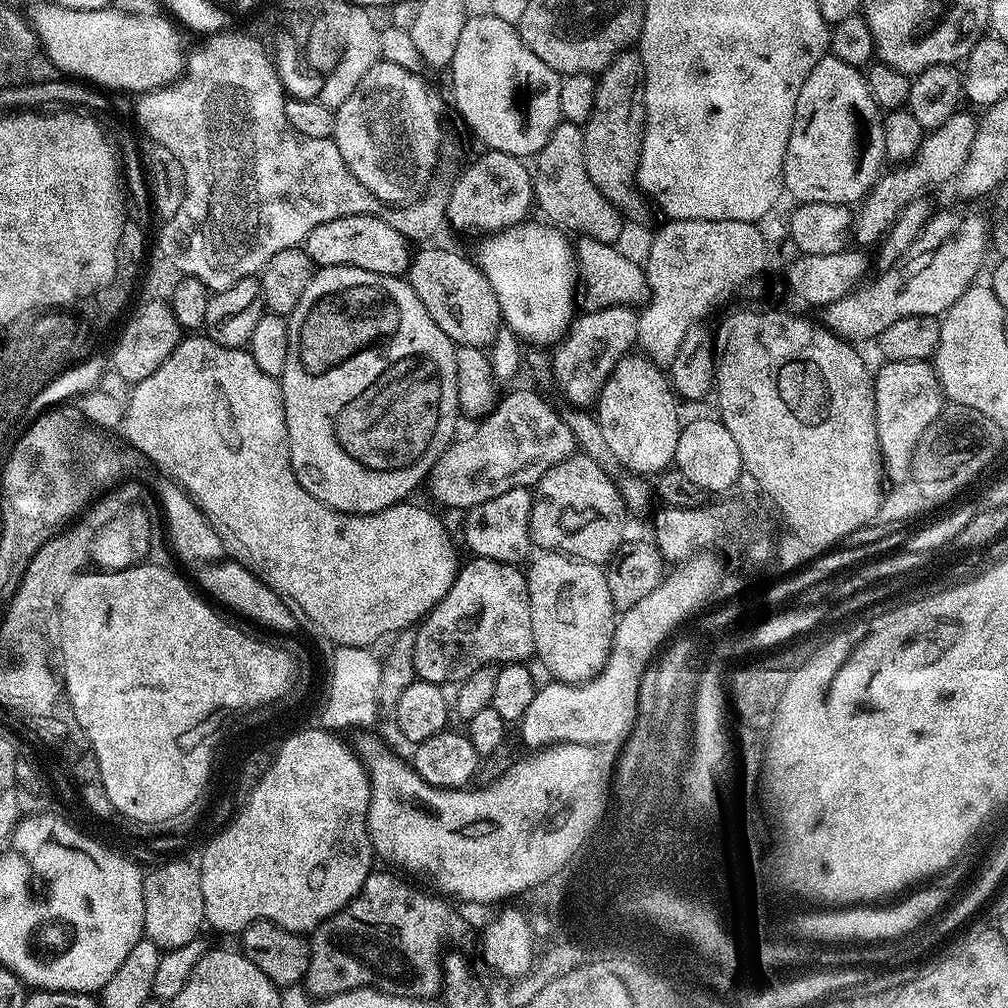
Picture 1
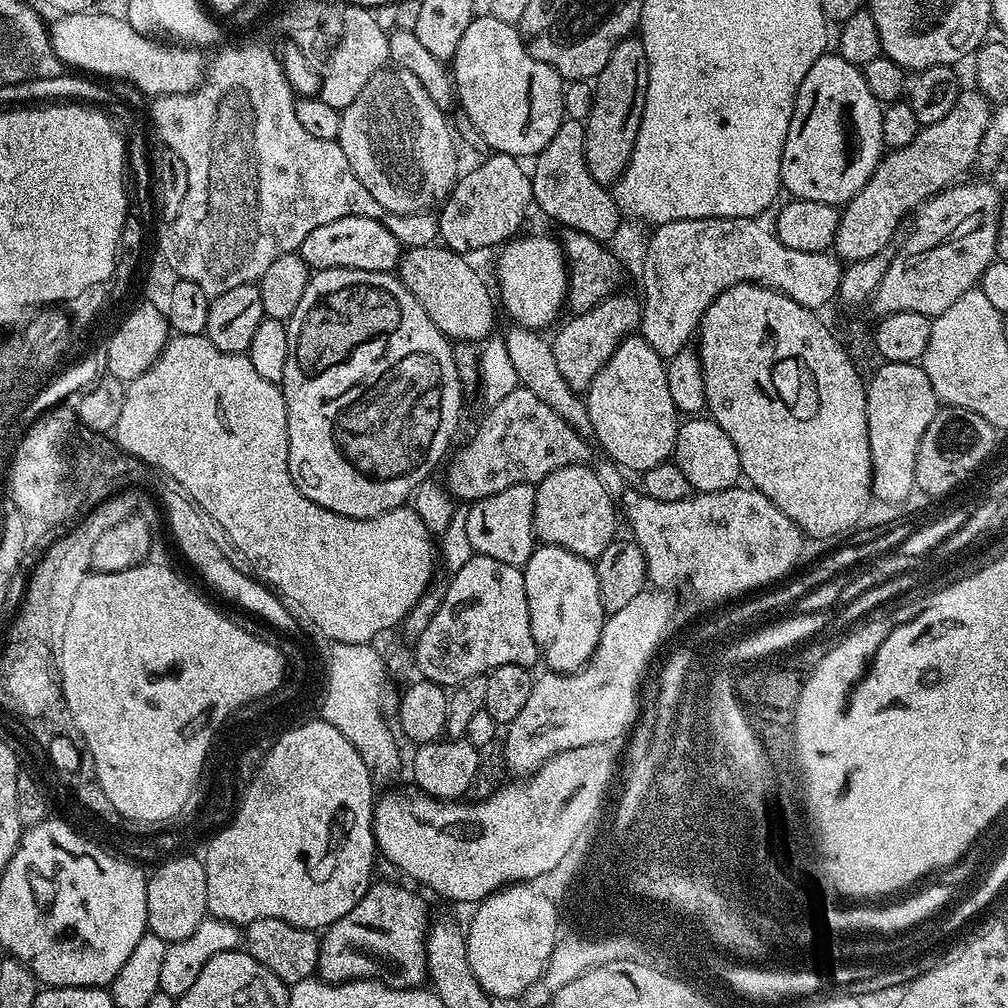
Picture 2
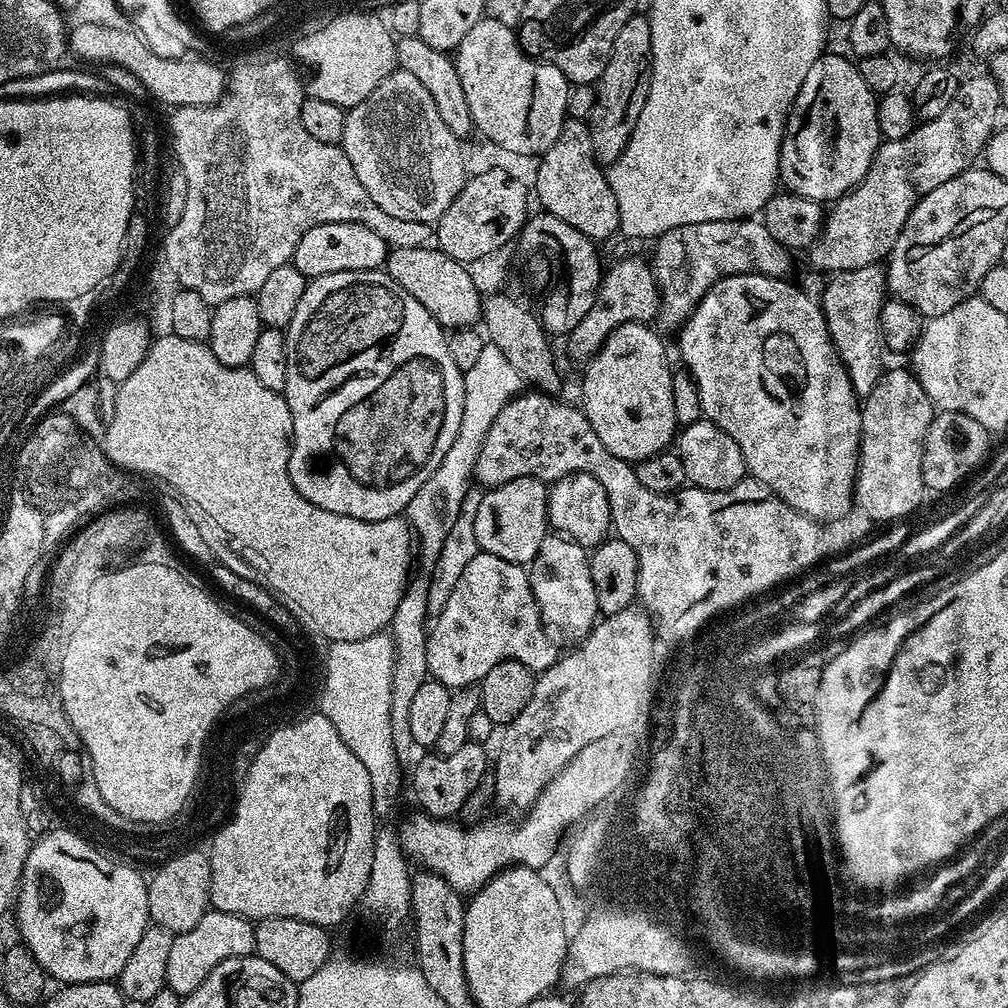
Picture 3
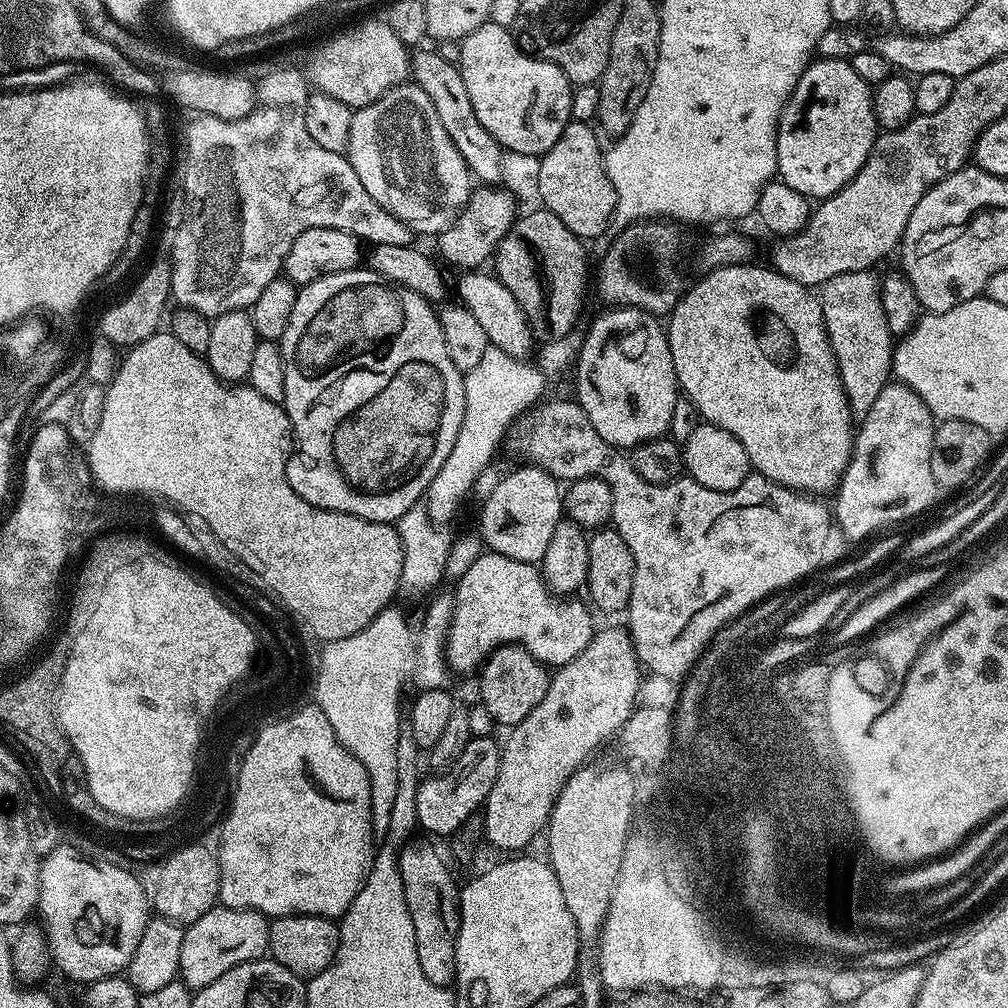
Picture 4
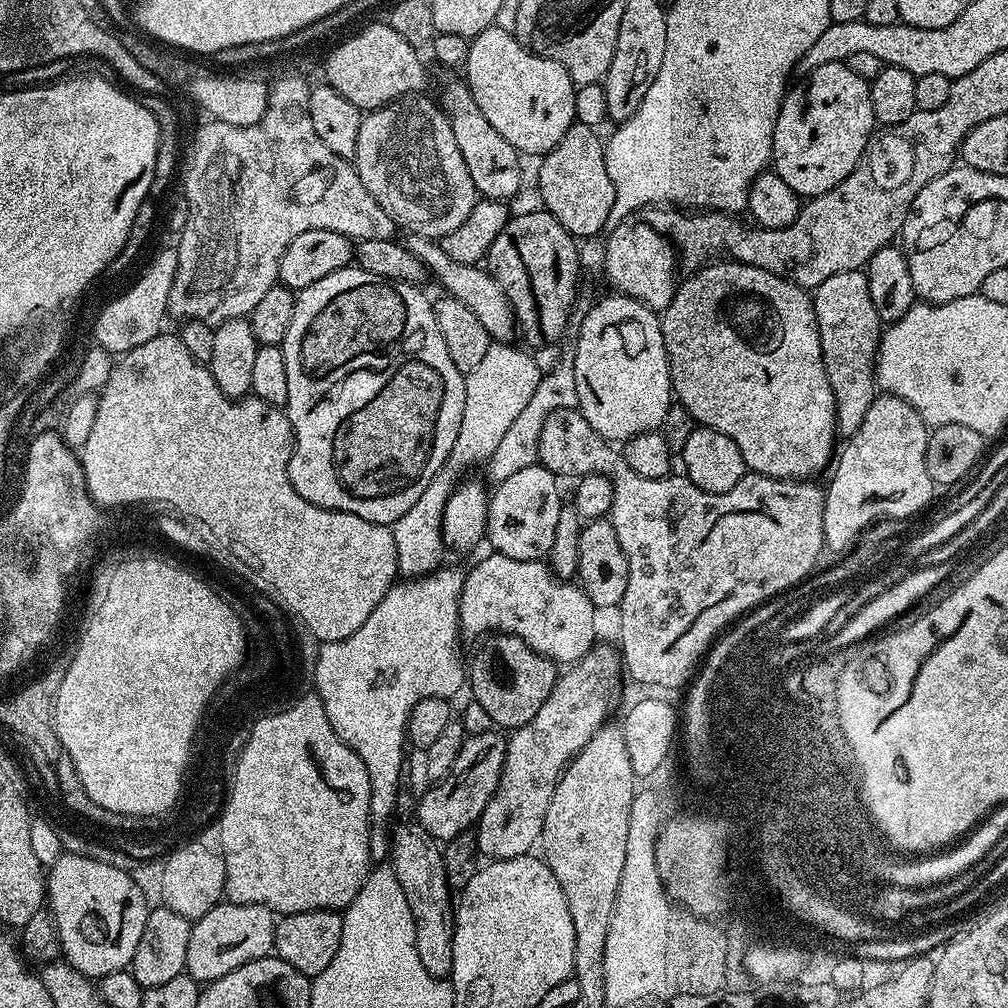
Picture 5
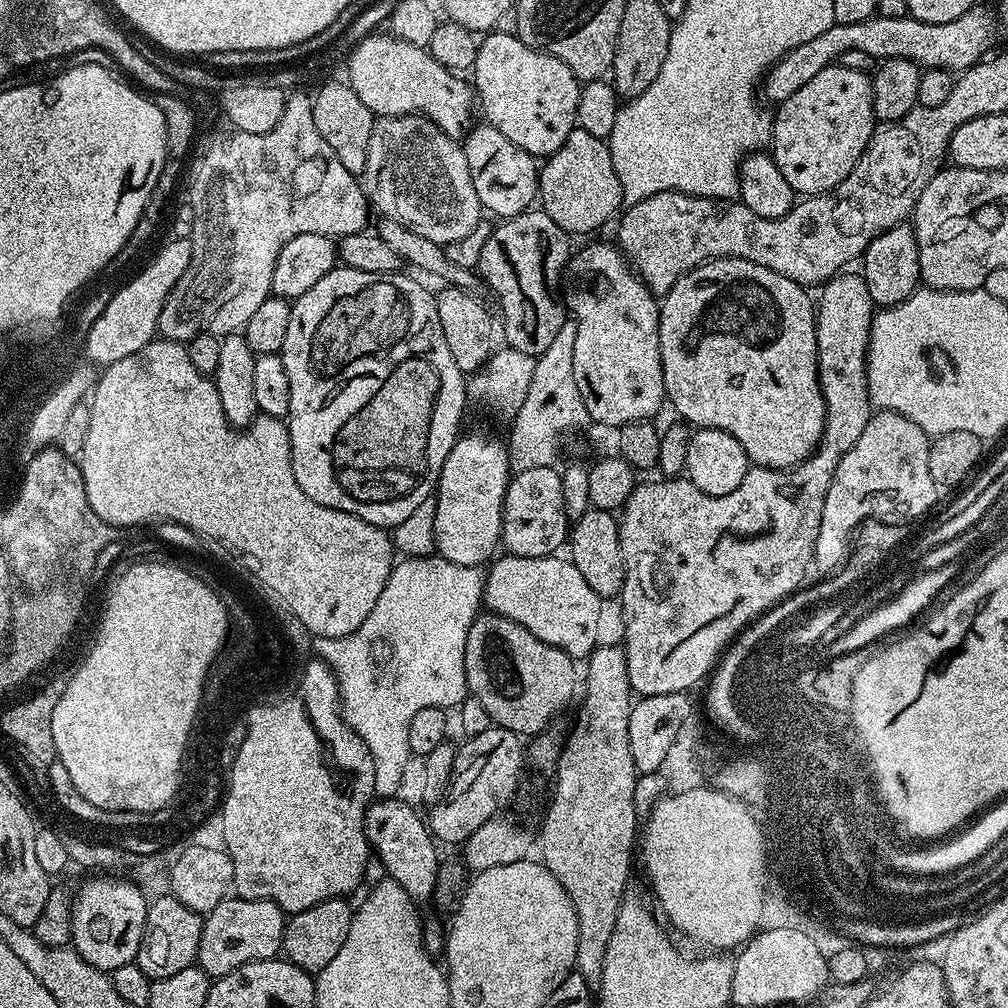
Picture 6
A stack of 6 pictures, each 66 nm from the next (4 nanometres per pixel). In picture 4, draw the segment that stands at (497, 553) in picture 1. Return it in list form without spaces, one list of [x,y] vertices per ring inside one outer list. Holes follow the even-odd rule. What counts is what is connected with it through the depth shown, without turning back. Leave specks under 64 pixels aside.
[[[517,468],[520,469],[509,476],[501,475],[493,494],[484,504],[479,505],[478,535],[491,551],[518,562],[539,565],[562,519],[562,484],[545,468]]]

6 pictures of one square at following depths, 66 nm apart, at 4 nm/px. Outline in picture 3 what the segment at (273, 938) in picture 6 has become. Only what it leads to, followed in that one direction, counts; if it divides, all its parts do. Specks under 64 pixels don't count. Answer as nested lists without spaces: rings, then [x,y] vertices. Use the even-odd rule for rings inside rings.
[[[209,910],[198,918],[198,926],[190,926],[190,930],[173,935],[166,962],[166,987],[182,998],[189,996],[198,990],[198,986],[202,986],[202,982],[206,982],[206,974],[210,974],[218,962],[226,962],[226,958],[250,956],[255,950],[253,921],[238,914]]]

